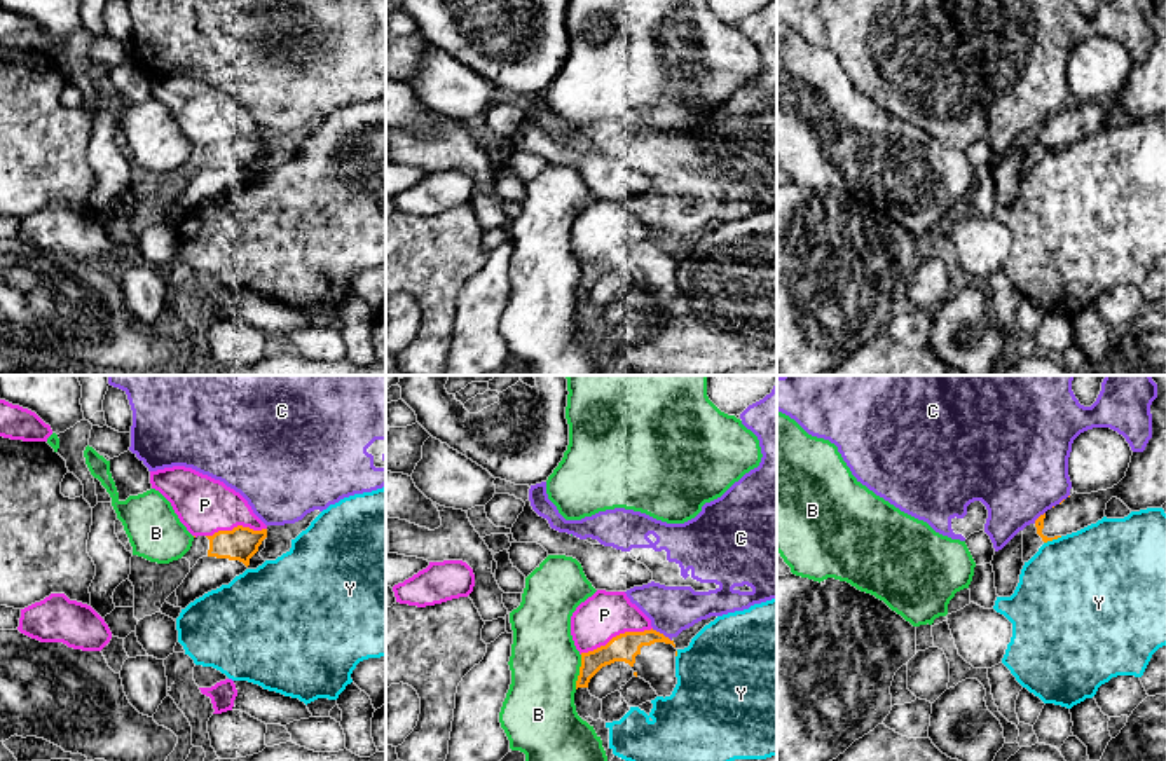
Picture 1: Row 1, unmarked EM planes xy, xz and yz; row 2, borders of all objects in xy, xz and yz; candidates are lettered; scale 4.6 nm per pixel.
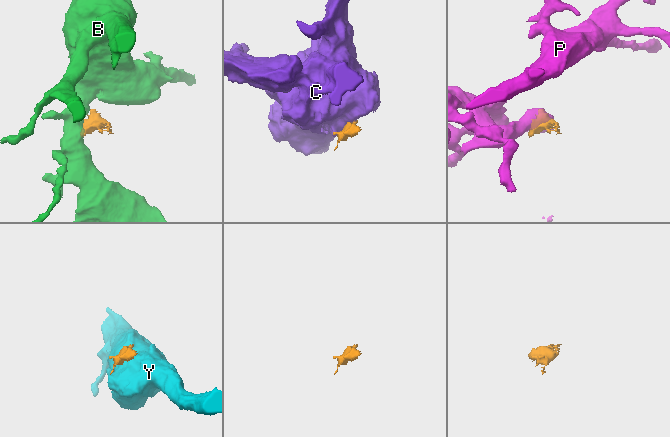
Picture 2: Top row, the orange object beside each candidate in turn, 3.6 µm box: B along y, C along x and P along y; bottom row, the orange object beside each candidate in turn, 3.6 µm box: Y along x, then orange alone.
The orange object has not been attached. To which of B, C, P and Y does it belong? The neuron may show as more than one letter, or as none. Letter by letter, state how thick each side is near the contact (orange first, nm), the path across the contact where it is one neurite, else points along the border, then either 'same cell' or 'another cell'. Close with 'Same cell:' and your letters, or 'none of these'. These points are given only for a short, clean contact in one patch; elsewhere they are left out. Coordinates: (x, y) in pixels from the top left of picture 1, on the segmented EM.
B: 130 nm thick on the orange side, 320 nm on the other; border along xz (582, 655), (575, 688); another cell
C: 130 nm thick on the orange side, 220 nm on the other; another cell
P: 130 nm thick on the orange side, 220 nm on the other; border along xz (651, 627), (620, 632), (604, 644), (580, 653); another cell
Y: 50 nm thick on the orange side, 480 nm on the other; another cell
Same cell: none of these

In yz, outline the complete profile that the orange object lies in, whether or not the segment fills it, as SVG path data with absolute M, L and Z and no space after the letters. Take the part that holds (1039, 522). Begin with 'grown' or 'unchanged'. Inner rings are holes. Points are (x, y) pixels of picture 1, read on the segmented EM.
grown; M1150 375L1157 398L1150 405L1152 438L1143 452L1133 452L1126 476L1107 490L1073 492L1035 520L1044 543L1077 532L1105 517L1107 503L1121 499L1131 511L1166 503L1166 375Z

